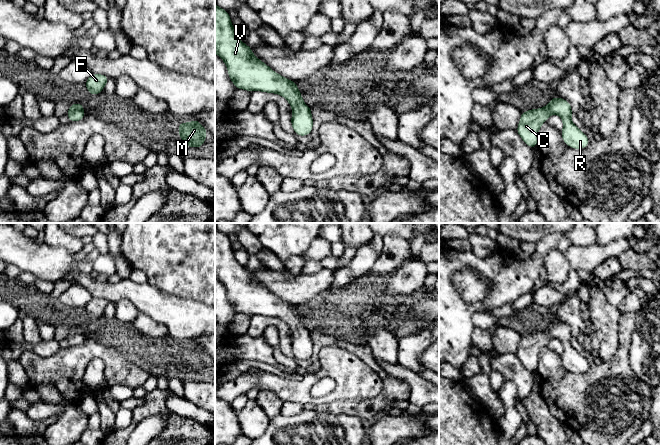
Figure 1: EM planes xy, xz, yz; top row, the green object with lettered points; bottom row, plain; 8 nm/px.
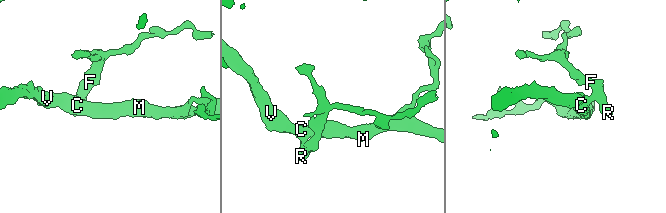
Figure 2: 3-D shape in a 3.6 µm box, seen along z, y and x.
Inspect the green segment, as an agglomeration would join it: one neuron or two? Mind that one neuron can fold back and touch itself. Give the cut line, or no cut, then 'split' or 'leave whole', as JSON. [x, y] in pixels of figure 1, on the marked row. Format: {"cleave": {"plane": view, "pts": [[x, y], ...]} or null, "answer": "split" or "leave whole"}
{"cleave": null, "answer": "leave whole"}

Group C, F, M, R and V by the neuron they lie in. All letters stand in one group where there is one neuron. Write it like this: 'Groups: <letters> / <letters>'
Groups: C F M R V

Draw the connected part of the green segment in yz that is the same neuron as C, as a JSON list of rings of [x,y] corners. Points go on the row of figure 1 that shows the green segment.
[[[552,97],[545,108],[531,109],[521,113],[520,122],[517,126],[517,133],[526,145],[536,148],[539,139],[539,129],[550,115],[559,115],[563,121],[561,131],[562,140],[573,149],[585,149],[589,139],[571,120],[571,104],[561,98]]]

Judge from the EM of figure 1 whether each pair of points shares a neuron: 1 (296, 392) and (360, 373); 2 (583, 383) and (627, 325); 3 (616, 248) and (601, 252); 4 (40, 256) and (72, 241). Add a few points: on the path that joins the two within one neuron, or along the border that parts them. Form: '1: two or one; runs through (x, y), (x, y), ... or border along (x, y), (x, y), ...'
1: one; runs through (312, 377), (322, 372), (344, 372)
2: one; runs through (601, 375), (606, 374), (621, 359), (624, 343)
3: one; runs through (612, 249), (605, 251)
4: two; border along (44, 242), (53, 246), (61, 246), (74, 255)

